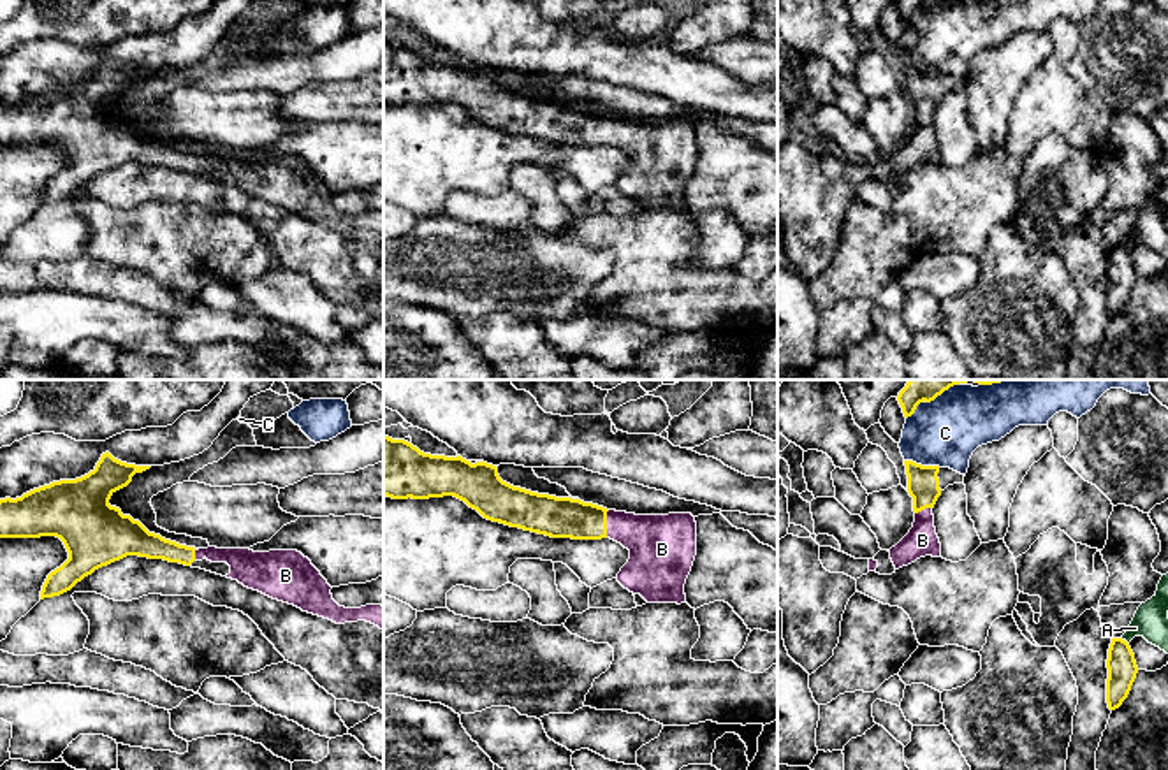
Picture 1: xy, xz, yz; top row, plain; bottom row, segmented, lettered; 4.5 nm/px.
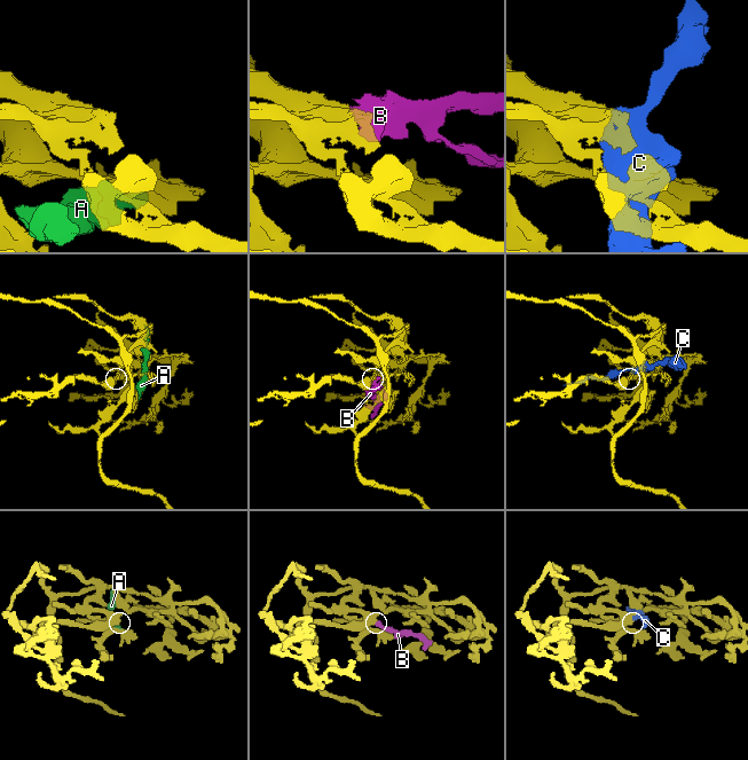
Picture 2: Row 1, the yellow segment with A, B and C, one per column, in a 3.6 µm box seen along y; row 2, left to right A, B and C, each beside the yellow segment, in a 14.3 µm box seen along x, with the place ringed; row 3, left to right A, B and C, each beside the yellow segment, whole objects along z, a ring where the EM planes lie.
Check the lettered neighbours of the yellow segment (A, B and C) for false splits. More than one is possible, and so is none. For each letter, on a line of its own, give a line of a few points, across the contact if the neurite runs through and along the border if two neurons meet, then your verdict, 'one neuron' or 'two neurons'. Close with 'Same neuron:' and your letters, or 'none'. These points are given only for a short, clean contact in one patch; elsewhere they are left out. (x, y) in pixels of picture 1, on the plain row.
A: two neurons
B: xz (558, 123), (605, 130), (627, 134), (656, 150) | one neuron
C: two neurons
Same neuron: B

